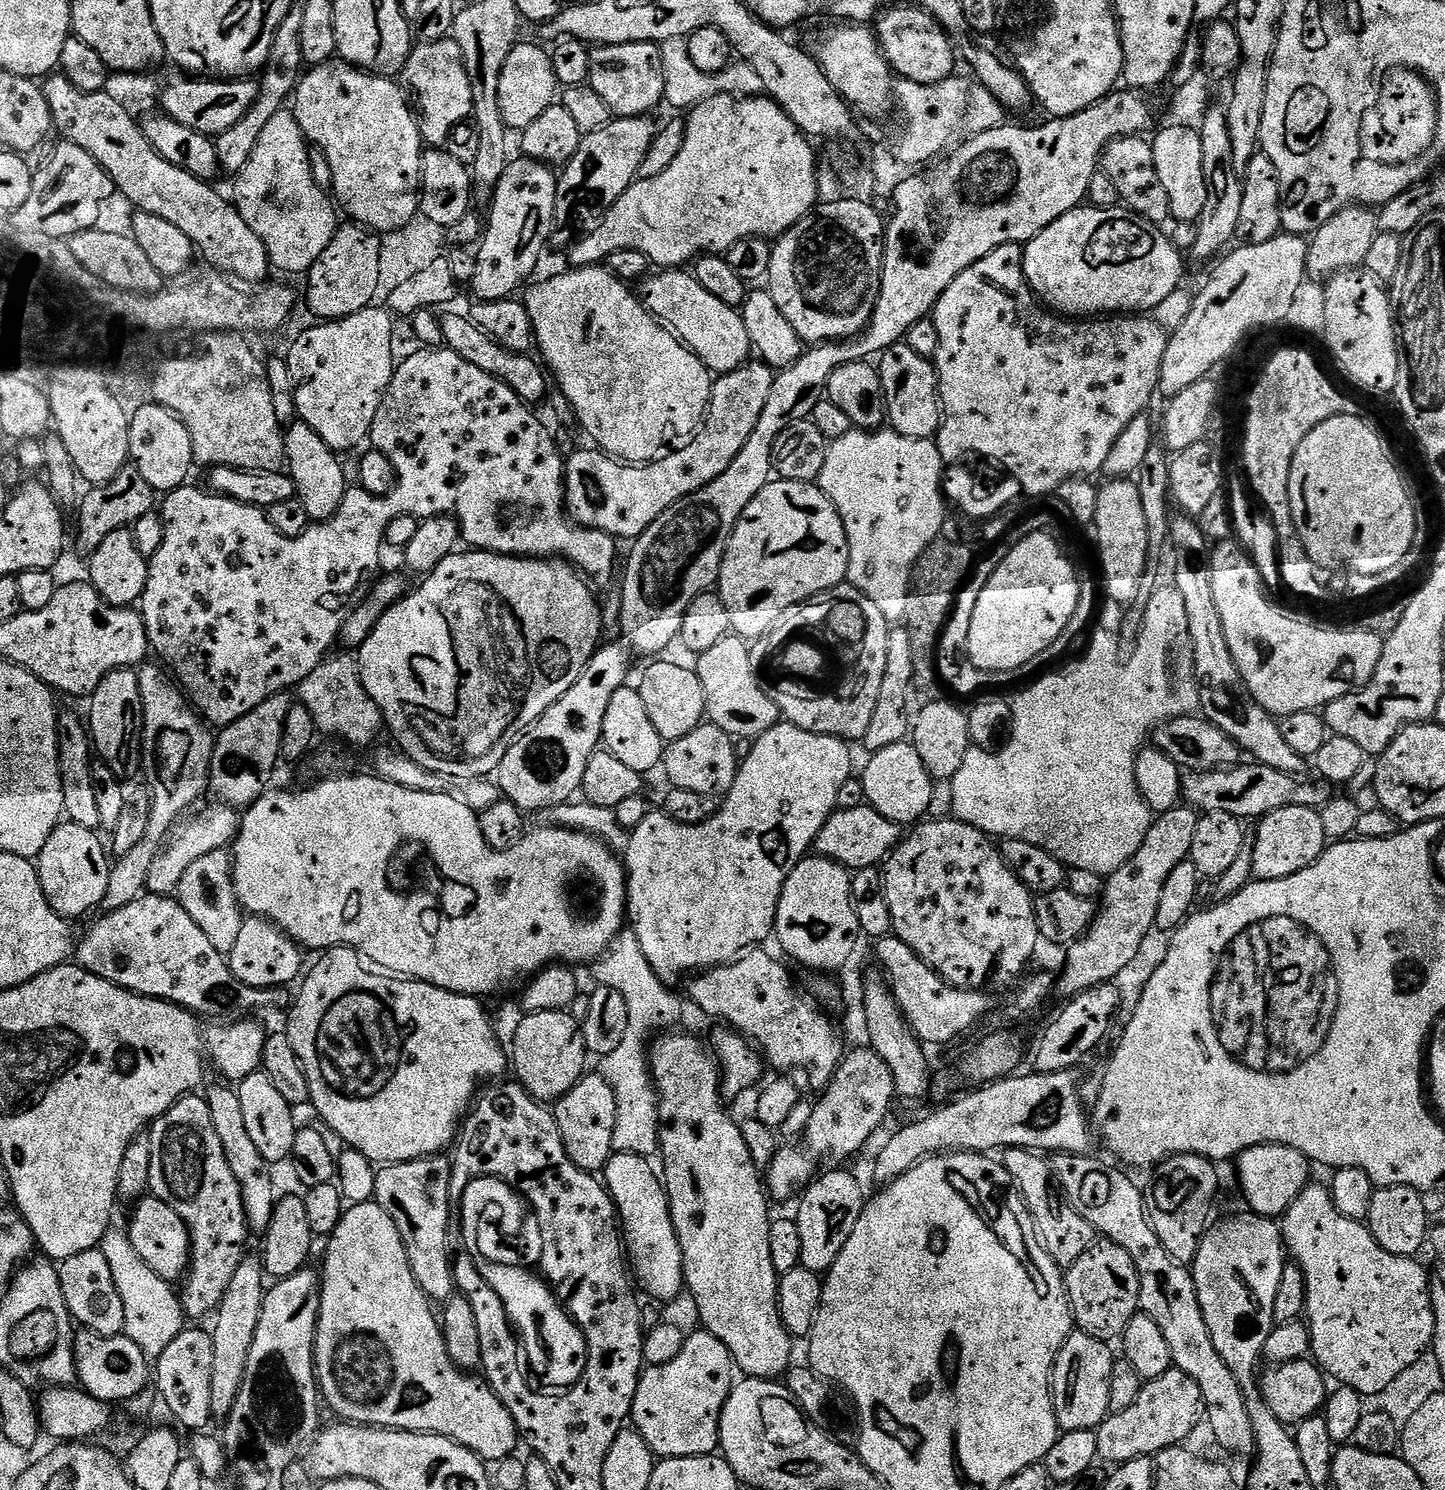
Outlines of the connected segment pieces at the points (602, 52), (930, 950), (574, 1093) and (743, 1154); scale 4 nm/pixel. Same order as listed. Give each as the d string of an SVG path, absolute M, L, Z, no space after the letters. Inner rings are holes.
M626 42L625 44L606 44L593 47L590 51L590 74L588 84L599 94L602 102L612 111L613 117L646 116L655 113L659 104L665 103L664 98L664 67L660 44L656 42Z
M955 818L932 819L917 823L882 865L892 931L955 988L993 990L1015 985L1025 975L1024 967L1031 962L1036 944L1041 943L1033 893L1006 866L993 837Z
M598 1074L581 1076L566 1095L555 1101L554 1115L558 1122L558 1134L562 1134L562 1146L574 1166L584 1172L600 1174L604 1167L613 1163L618 1102L614 1102L614 1090L610 1090L610 1082L606 1082L606 1078Z
M664 1034L651 1045L650 1067L652 1079L656 1082L656 1094L660 1097L660 1142L658 1145L659 1155L664 1155L664 1172L662 1168L662 1184L668 1187L667 1211L672 1214L672 1221L676 1226L676 1233L680 1239L684 1254L685 1283L687 1291L692 1291L696 1304L700 1307L700 1320L703 1327L710 1334L714 1334L730 1350L735 1367L744 1371L743 1375L757 1380L771 1380L780 1378L787 1373L792 1360L792 1344L794 1337L786 1330L786 1326L780 1317L780 1276L774 1270L774 1262L770 1254L770 1226L772 1220L768 1216L768 1196L764 1193L765 1181L762 1172L756 1168L754 1159L750 1156L746 1141L740 1133L740 1125L736 1120L732 1121L724 1113L725 1105L722 1103L720 1091L720 1065L716 1063L709 1045L704 1044L696 1036L672 1036L676 1034Z

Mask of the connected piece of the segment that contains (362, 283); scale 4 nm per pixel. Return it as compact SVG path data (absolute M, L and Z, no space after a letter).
M354 222L341 225L322 252L322 258L314 262L306 273L308 279L308 308L320 322L341 320L358 314L371 305L380 292L379 258L381 237Z

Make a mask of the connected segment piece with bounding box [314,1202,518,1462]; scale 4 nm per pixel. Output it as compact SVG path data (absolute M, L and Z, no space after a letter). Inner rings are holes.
M375 1202L352 1204L326 1244L314 1357L316 1383L323 1403L327 1407L329 1404L341 1421L445 1436L466 1446L485 1462L513 1455L517 1451L518 1433L510 1410L502 1406L479 1375L458 1368L450 1358L441 1321L437 1313L432 1313L433 1301L414 1276L402 1234L387 1210Z

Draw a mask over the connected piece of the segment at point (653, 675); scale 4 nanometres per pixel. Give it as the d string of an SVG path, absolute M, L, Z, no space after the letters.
M660 658L644 672L638 683L638 691L642 702L646 705L646 714L650 714L650 722L654 722L654 730L666 742L686 738L699 724L705 723L704 691L698 674L691 667L683 668L680 664Z

